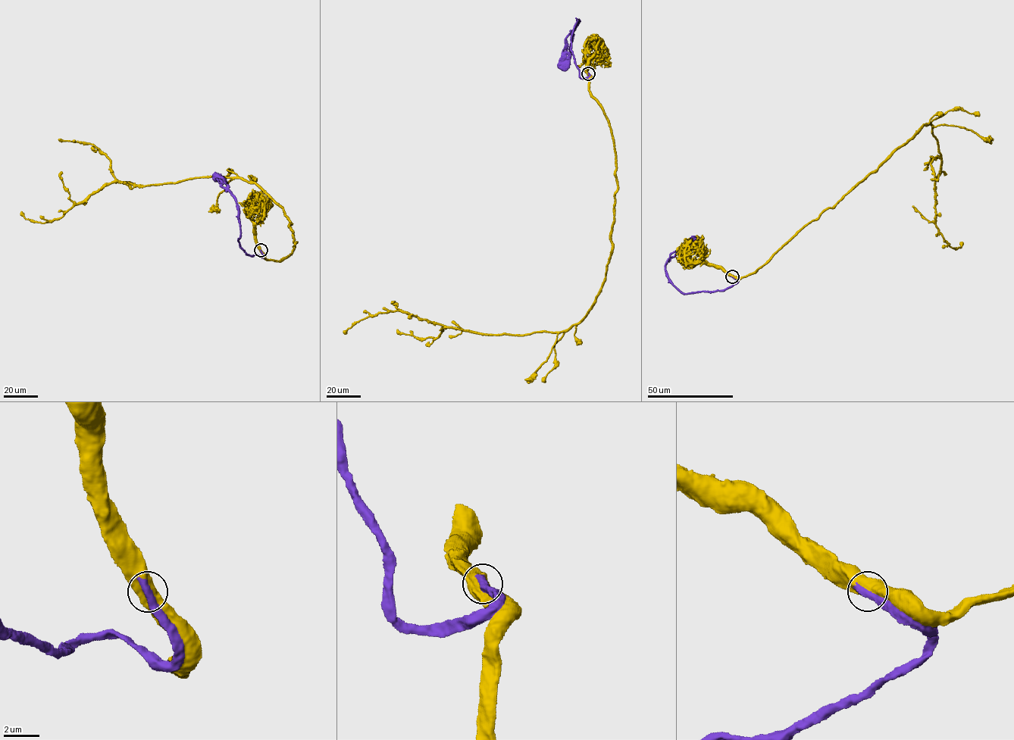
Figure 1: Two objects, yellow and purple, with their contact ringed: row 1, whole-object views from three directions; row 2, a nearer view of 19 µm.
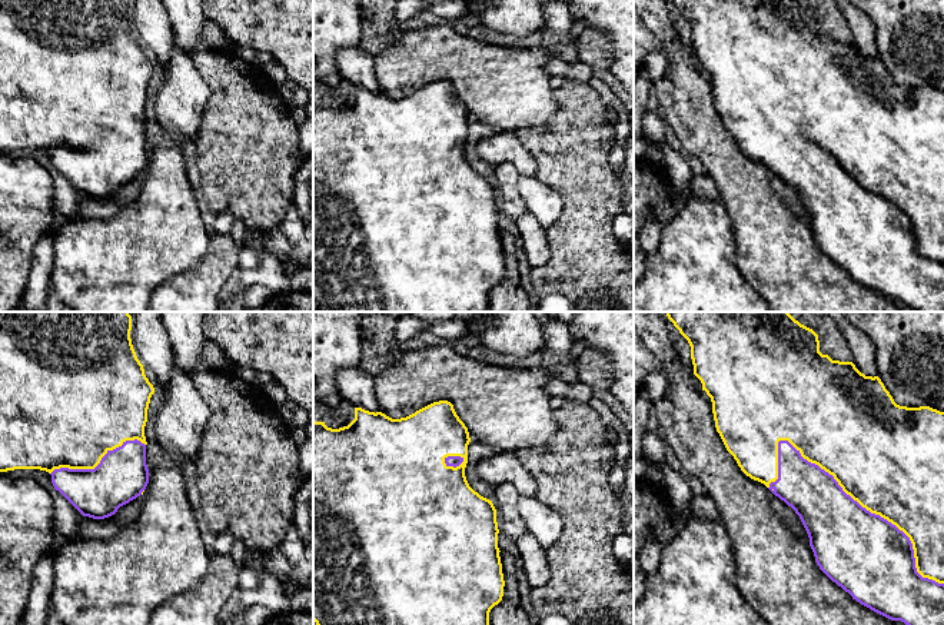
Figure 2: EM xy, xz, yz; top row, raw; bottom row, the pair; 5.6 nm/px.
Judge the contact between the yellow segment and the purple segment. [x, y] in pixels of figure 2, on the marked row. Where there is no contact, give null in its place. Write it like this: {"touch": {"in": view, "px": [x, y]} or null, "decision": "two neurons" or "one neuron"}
{"touch": {"in": "yz", "px": [871, 512]}, "decision": "one neuron"}

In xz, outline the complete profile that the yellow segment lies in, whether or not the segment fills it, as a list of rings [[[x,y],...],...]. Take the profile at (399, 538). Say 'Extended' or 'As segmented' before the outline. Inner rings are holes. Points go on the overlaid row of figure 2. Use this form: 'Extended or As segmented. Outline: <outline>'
Extended. Outline: [[[448,400],[433,402],[415,413],[392,419],[382,412],[369,412],[355,408],[355,419],[343,428],[332,429],[325,422],[313,419],[313,621],[316,625],[489,625],[491,609],[502,601],[503,596],[503,574],[498,548],[498,522],[496,509],[492,501],[475,492],[465,476],[468,463],[468,445],[471,442],[468,428],[456,415],[453,405]]]

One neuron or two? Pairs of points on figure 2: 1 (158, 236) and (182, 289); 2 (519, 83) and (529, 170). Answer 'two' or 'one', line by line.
1: two
2: two

